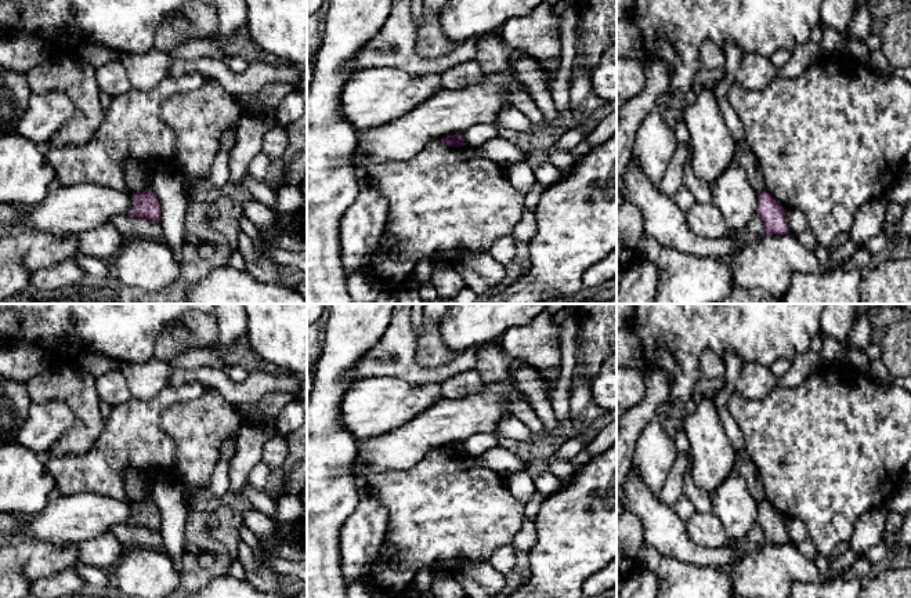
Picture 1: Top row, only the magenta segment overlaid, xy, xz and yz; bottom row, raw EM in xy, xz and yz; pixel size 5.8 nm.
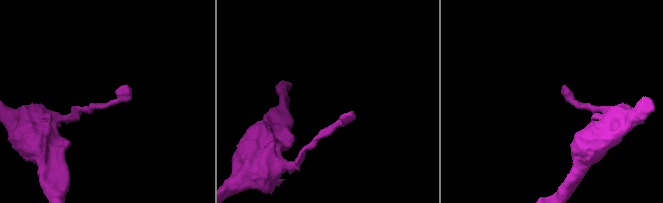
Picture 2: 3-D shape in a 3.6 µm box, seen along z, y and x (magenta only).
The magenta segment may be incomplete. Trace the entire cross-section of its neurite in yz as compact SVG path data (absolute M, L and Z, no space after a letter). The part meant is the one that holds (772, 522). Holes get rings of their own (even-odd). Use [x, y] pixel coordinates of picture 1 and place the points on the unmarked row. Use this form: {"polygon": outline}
{"polygon": "M766 500L758 501L758 525L766 544L788 544L784 517Z"}

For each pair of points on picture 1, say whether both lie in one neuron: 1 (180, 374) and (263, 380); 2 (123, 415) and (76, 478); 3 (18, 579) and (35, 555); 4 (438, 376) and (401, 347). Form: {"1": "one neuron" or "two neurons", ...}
{"1": "one neuron", "2": "one neuron", "3": "one neuron", "4": "one neuron"}

